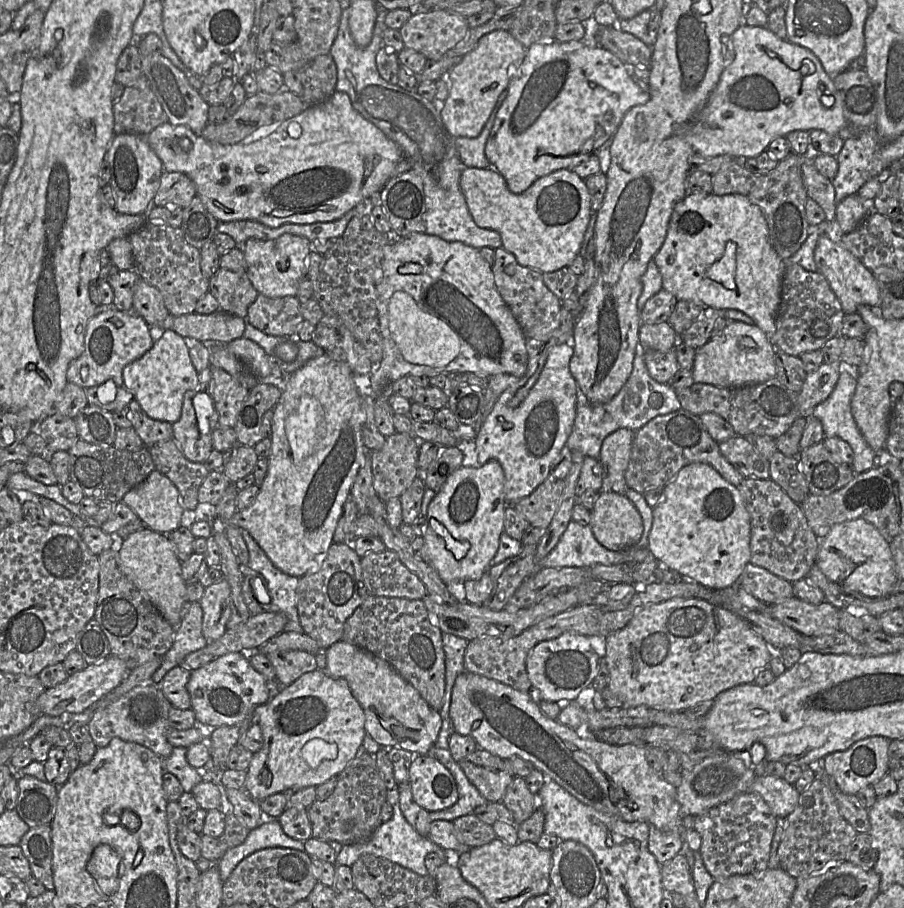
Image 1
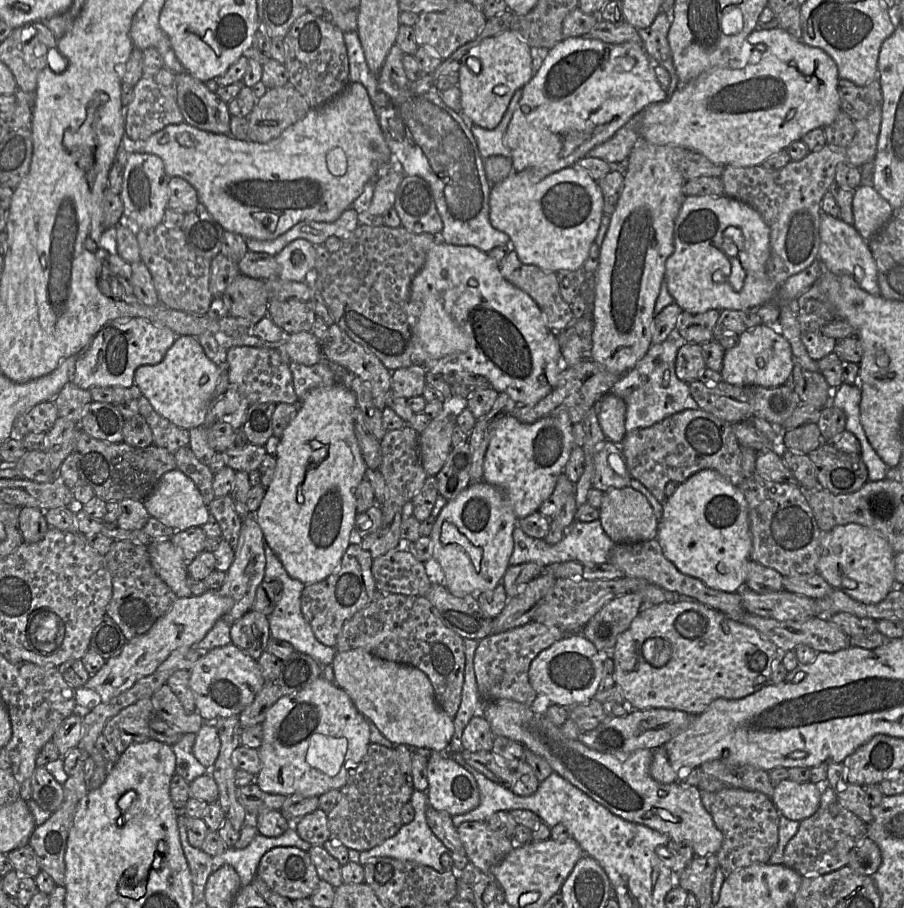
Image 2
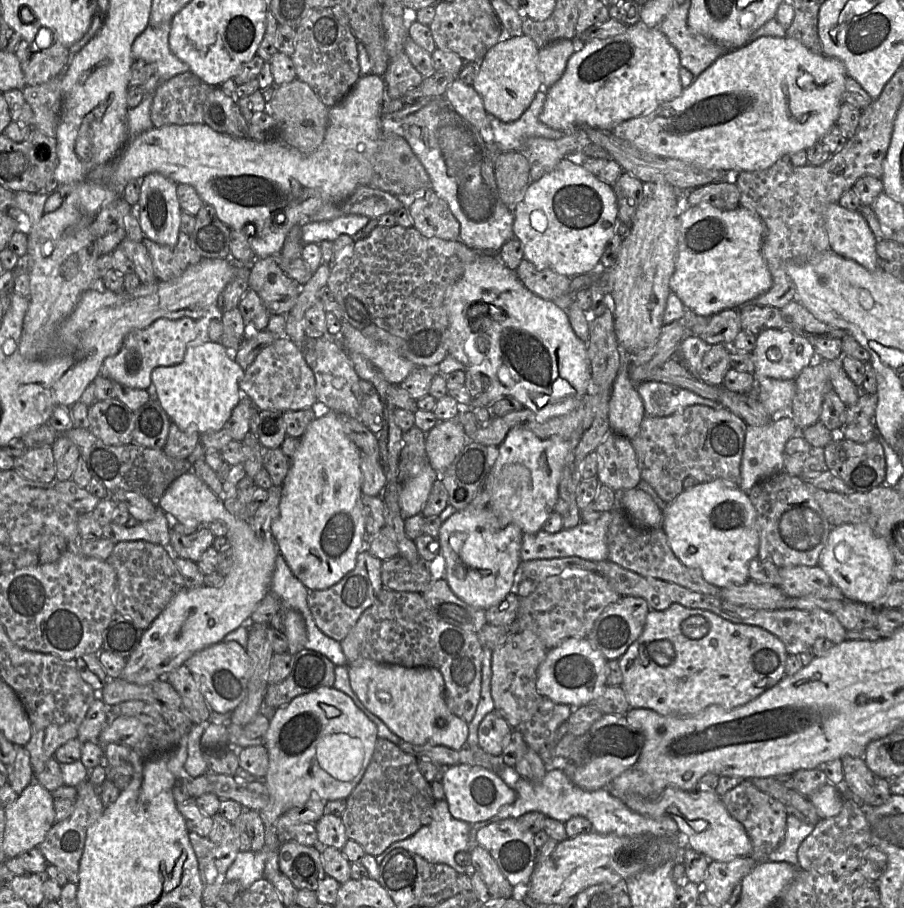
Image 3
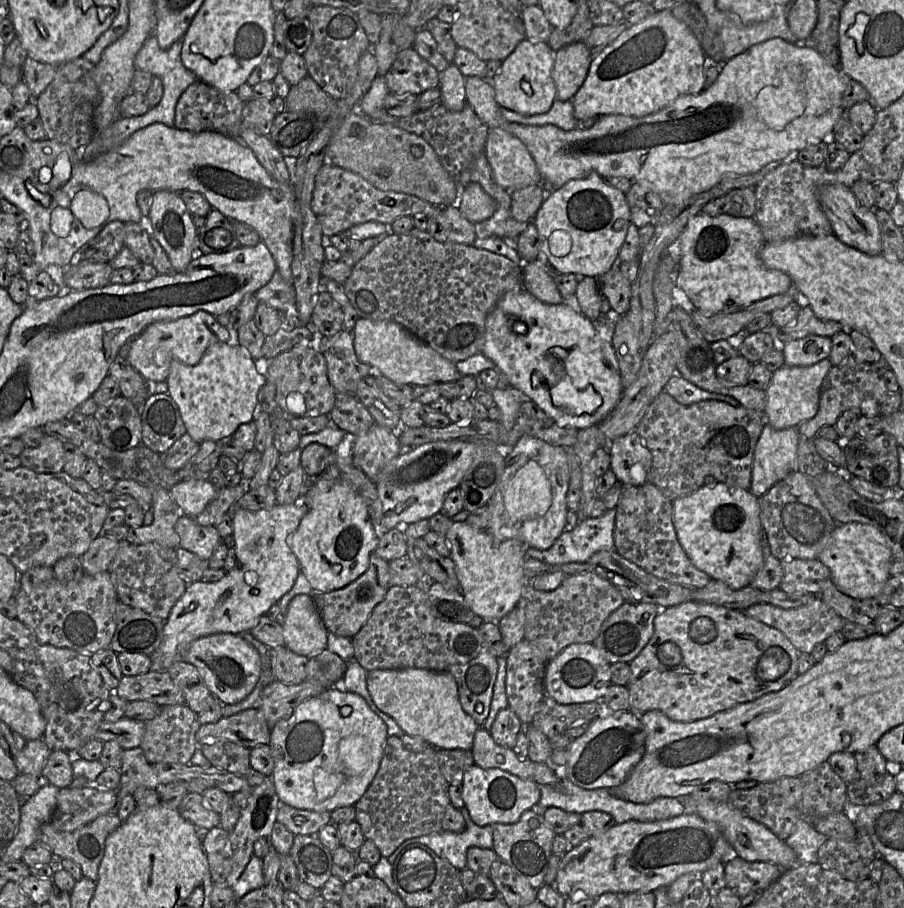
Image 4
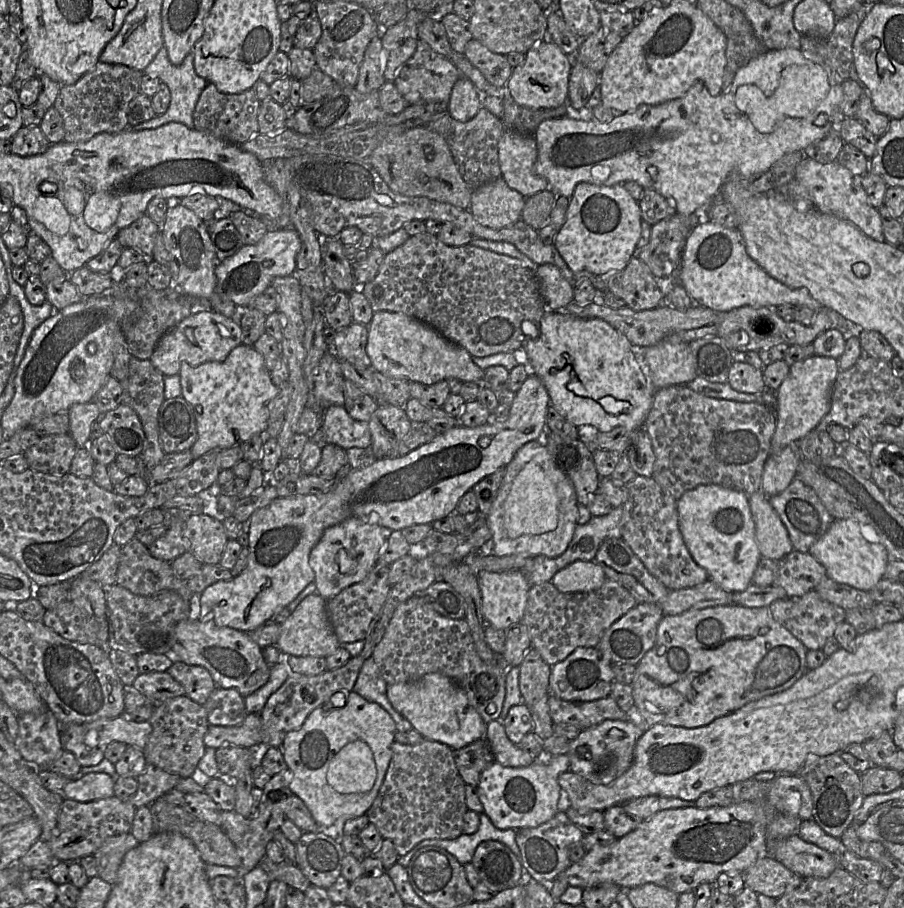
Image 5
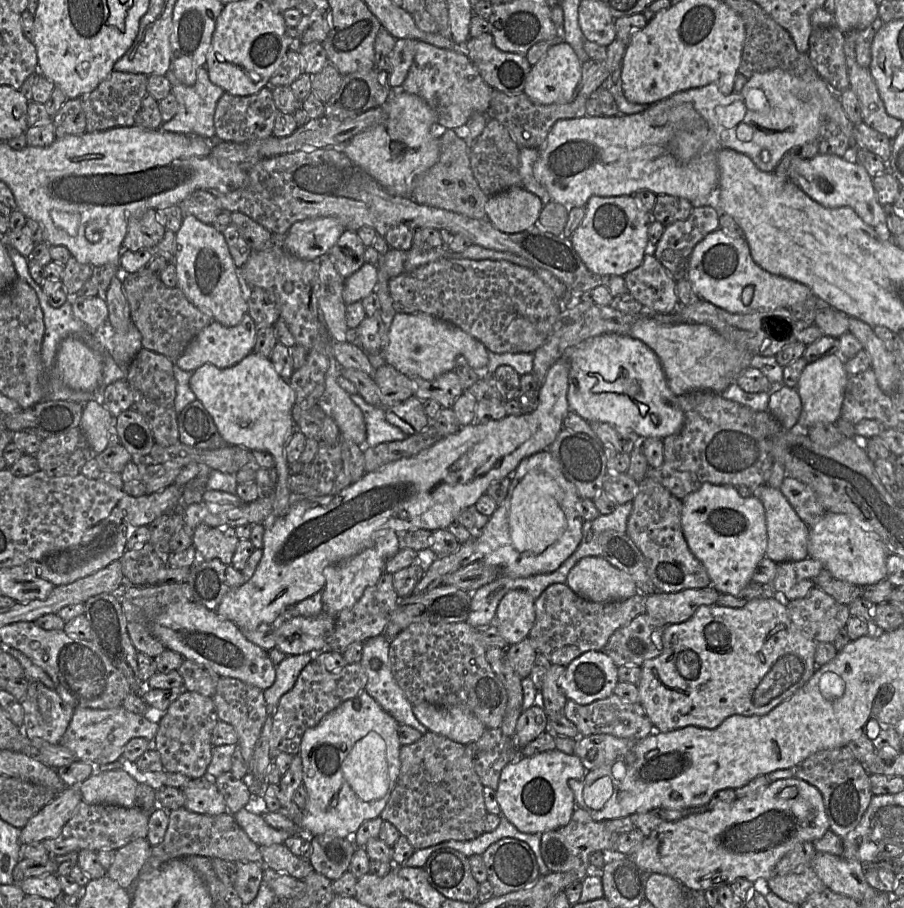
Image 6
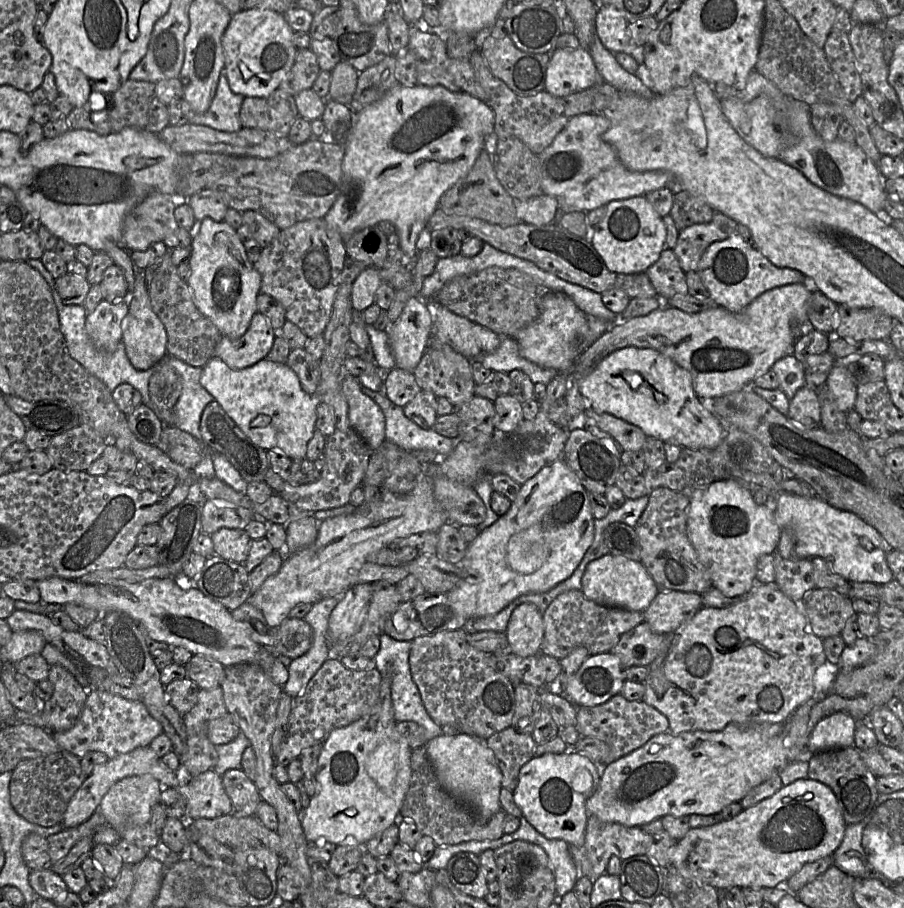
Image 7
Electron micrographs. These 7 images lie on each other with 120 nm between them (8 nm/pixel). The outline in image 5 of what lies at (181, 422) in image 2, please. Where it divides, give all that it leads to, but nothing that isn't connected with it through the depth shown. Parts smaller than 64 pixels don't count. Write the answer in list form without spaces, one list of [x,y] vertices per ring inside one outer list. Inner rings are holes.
[[[240,344],[223,361],[205,362],[192,366],[182,362],[179,376],[183,397],[192,407],[197,424],[197,440],[191,452],[193,460],[209,451],[240,445],[254,435],[262,435],[268,426],[271,404],[278,395],[278,388],[272,381],[263,357],[252,347]]]

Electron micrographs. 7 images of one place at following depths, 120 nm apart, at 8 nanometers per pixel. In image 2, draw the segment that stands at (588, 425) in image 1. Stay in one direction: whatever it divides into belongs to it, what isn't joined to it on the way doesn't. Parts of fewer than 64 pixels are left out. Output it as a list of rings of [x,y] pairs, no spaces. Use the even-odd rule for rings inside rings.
[[[676,331],[663,343],[652,344],[637,366],[623,374],[611,388],[610,392],[626,403],[626,433],[650,427],[686,409],[699,409],[690,394],[689,383],[681,381],[675,373],[677,353],[684,344],[686,341]]]

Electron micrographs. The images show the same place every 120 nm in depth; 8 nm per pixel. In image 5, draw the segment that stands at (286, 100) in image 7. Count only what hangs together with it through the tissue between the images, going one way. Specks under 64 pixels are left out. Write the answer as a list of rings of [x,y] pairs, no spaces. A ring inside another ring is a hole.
[[[208,83],[201,92],[193,113],[194,128],[216,138],[240,145],[259,134],[258,113],[261,101],[253,89],[240,94],[226,94]]]

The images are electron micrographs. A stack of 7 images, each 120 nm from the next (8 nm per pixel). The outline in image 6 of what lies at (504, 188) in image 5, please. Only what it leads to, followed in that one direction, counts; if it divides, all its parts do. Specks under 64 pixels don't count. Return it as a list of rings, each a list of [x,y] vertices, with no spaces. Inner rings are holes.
[[[521,186],[489,196],[486,219],[498,230],[516,233],[536,226],[544,206],[542,200]]]

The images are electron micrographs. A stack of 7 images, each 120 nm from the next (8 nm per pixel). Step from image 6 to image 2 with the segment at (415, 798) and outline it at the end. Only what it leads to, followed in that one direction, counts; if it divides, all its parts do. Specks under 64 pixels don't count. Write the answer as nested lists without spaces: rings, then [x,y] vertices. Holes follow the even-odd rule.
[[[370,743],[364,758],[340,789],[338,803],[327,813],[330,840],[359,852],[382,844],[402,827],[401,809],[414,790],[410,775],[406,776],[400,769],[395,750]]]

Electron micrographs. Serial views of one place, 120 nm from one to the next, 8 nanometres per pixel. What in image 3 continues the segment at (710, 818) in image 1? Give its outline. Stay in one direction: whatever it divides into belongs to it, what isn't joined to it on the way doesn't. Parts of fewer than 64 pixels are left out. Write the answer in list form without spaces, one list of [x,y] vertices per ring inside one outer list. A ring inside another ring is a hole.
[[[743,780],[720,797],[729,814],[745,828],[752,845],[748,857],[758,862],[768,860],[785,838],[788,812],[783,804],[759,790],[750,780]]]

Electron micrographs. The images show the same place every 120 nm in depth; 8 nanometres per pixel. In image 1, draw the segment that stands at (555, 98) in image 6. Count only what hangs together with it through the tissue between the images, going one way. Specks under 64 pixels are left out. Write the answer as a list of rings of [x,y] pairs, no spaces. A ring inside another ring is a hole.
[[[497,30],[483,36],[476,47],[466,54],[447,73],[449,95],[441,104],[441,118],[448,132],[454,137],[475,138],[483,130],[489,120],[500,95],[509,86],[511,78],[522,64],[526,55],[526,48],[506,30]]]

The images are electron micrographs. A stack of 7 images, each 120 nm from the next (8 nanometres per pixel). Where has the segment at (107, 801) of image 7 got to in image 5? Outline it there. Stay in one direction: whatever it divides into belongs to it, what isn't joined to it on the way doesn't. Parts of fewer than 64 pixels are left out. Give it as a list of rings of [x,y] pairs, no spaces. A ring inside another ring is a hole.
[[[91,772],[70,780],[59,793],[79,802],[105,799],[114,796],[114,781],[109,774]]]

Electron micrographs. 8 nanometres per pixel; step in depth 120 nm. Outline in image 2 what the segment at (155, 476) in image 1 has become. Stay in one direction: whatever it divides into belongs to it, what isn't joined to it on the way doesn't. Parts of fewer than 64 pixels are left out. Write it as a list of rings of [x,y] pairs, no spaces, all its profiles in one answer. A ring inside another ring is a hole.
[[[178,469],[166,472],[153,492],[143,500],[143,504],[152,518],[176,531],[202,527],[211,517],[208,505],[204,502],[195,483]]]

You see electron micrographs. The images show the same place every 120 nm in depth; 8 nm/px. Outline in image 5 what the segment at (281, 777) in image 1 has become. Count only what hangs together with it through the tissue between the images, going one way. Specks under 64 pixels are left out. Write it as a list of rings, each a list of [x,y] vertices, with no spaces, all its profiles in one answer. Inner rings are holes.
[[[348,691],[344,696],[343,707],[327,702],[312,711],[299,729],[286,735],[280,747],[292,772],[290,790],[303,800],[321,829],[366,814],[383,784],[397,733],[394,720],[379,704],[364,699],[354,691]]]

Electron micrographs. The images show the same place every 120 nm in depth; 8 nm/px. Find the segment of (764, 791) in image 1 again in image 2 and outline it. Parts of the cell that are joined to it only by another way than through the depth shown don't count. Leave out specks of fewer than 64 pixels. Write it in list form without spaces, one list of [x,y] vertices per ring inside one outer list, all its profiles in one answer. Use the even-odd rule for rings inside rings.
[[[790,779],[776,784],[771,796],[780,815],[798,822],[809,818],[817,811],[820,798],[821,784],[797,783]]]

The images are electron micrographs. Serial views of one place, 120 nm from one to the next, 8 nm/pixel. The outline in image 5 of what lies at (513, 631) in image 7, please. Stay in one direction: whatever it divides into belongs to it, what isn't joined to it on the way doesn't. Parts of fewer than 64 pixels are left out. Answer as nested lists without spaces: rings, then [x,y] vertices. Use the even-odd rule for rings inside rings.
[[[481,571],[476,577],[487,623],[501,630],[521,623],[531,587],[525,574],[521,571]]]

